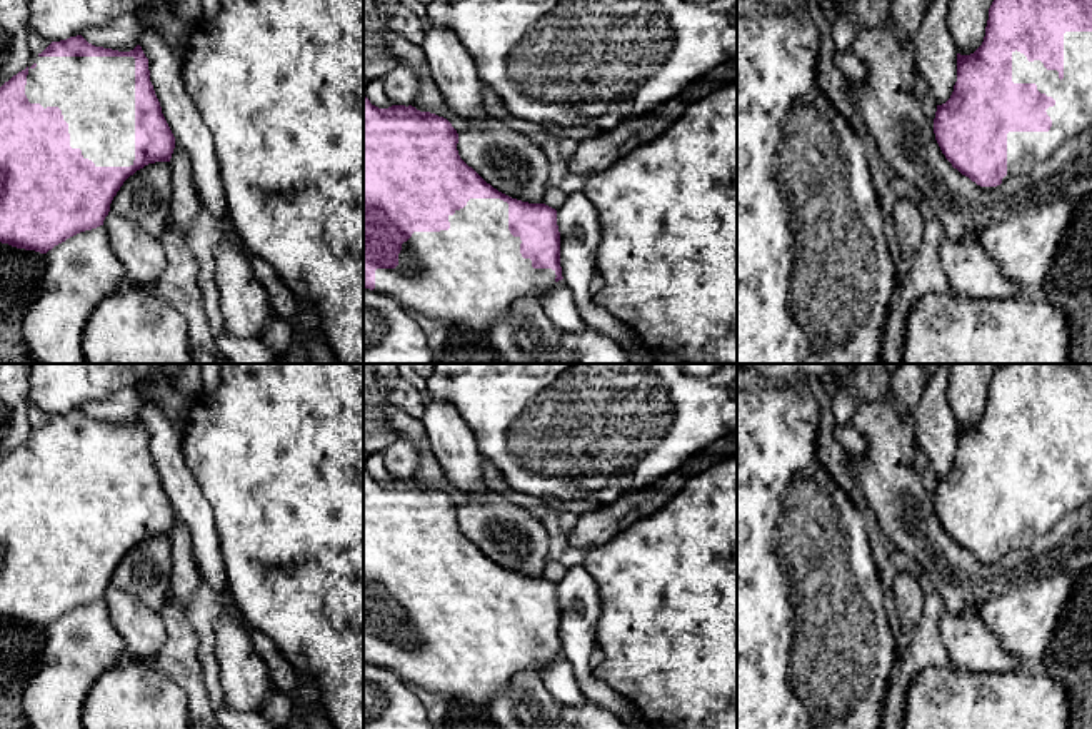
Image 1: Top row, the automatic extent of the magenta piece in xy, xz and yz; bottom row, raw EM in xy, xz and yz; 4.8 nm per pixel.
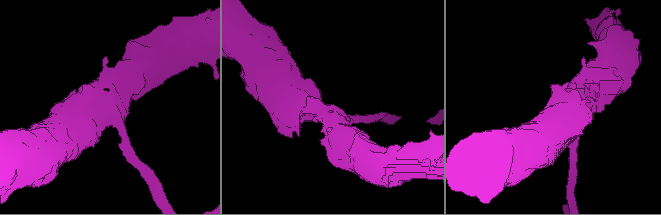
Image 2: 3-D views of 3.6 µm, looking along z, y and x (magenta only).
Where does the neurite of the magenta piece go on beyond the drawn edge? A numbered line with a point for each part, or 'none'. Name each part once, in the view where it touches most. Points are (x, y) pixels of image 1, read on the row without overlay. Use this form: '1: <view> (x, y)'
1: xy (95, 467)

